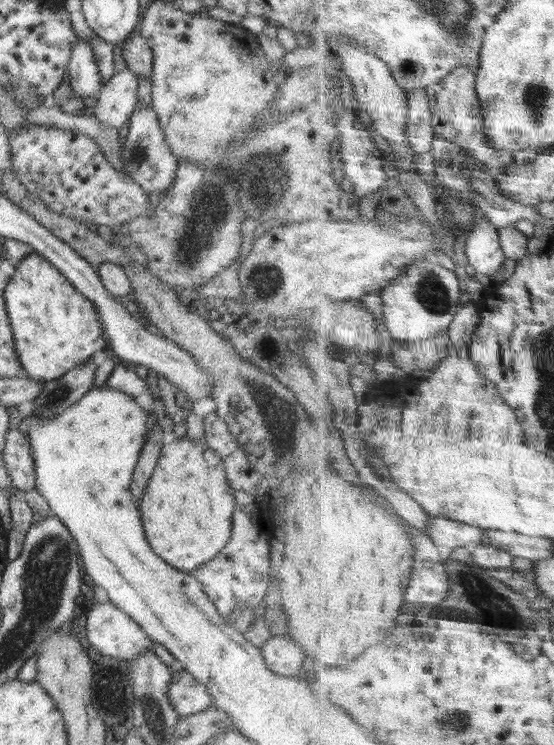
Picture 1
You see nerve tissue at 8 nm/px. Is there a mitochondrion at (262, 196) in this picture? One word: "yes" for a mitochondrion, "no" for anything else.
yes

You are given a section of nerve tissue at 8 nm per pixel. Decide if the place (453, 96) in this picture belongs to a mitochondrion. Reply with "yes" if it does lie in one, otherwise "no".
no

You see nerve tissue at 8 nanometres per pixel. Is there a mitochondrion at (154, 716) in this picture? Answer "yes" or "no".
yes

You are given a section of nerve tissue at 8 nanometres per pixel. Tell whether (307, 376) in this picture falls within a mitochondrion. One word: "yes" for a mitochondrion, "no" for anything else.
no

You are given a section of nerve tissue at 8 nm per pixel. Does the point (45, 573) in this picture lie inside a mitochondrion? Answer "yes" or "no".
yes

